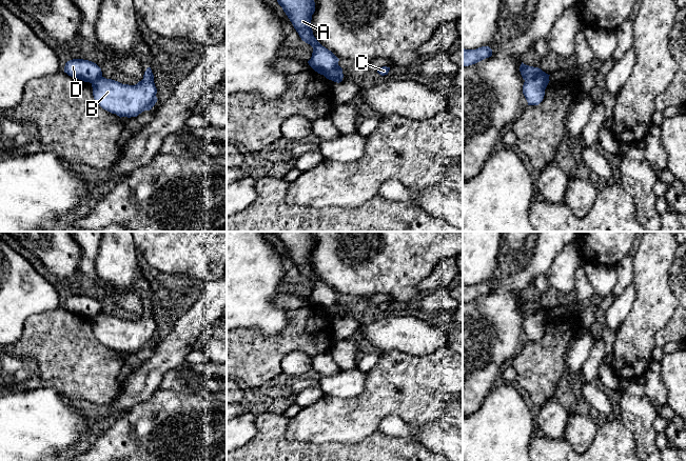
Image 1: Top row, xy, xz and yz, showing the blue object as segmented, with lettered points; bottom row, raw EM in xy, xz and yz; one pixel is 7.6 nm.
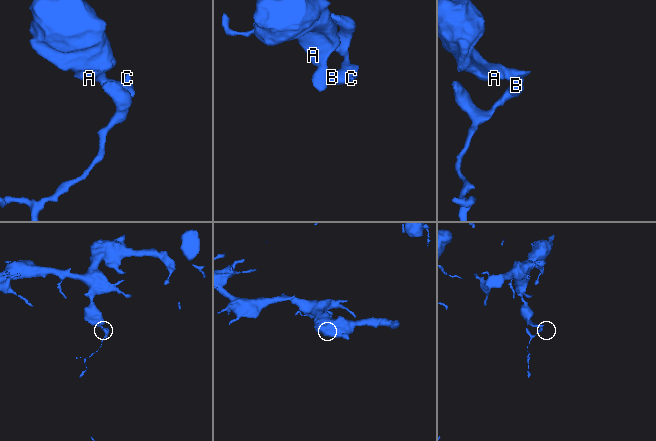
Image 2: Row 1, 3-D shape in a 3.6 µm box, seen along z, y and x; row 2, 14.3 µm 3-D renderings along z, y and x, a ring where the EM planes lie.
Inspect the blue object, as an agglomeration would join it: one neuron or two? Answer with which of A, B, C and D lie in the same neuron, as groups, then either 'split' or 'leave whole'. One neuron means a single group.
A D / B C; split

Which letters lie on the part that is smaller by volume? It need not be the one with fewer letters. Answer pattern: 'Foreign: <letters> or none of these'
Foreign: B, C

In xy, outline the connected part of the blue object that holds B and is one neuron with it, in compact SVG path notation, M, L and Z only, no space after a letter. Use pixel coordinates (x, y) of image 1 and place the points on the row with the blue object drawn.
M151 67L144 72L143 79L135 85L100 77L92 83L96 102L105 111L121 117L137 117L150 111L157 102L157 88Z

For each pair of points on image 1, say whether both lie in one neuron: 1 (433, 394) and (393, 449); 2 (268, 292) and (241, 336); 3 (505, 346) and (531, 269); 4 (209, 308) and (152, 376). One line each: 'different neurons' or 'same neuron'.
1: different neurons
2: different neurons
3: same neuron
4: same neuron

